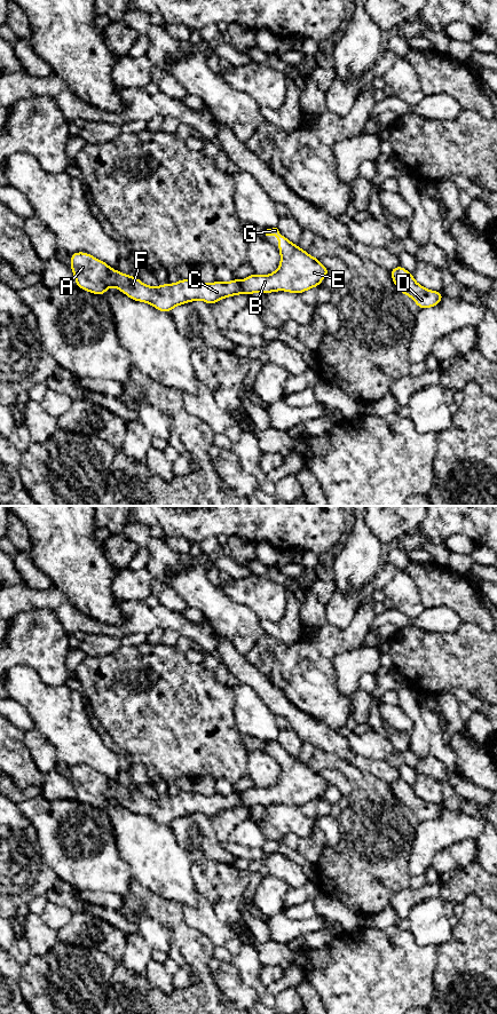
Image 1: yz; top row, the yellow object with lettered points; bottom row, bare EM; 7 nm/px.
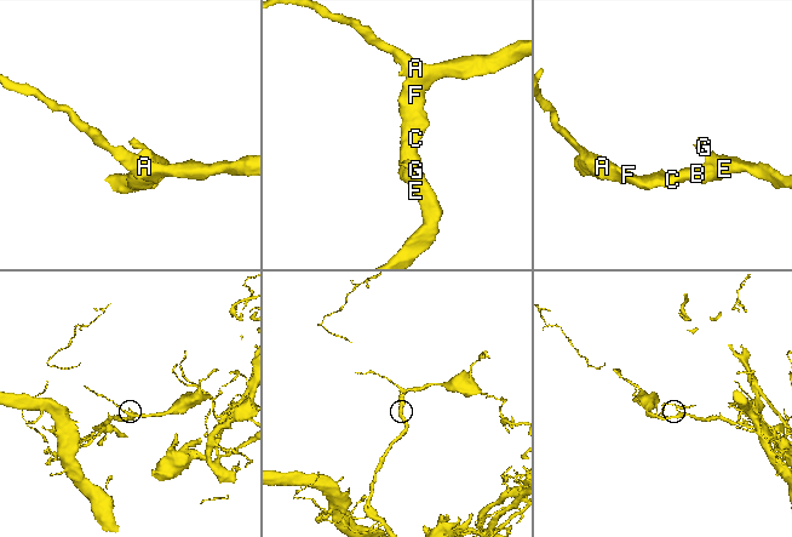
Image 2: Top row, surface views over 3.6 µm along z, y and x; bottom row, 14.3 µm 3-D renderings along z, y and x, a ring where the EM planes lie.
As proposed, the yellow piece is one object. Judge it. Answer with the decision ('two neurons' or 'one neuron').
one neuron

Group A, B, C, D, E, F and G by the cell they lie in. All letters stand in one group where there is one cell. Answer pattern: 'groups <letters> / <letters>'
groups A B C D E F G

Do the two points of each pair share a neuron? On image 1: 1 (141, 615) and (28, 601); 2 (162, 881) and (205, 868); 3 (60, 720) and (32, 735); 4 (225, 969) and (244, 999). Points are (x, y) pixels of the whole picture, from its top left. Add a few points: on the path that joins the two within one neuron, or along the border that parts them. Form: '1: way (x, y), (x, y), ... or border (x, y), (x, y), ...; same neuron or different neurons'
1: way (112, 630), (76, 622), (56, 602); same neuron
2: border (191, 876), (198, 892); different neurons
3: border (34, 728), (53, 746), (55, 753); different neurons
4: way (227, 976), (238, 992); same neuron

